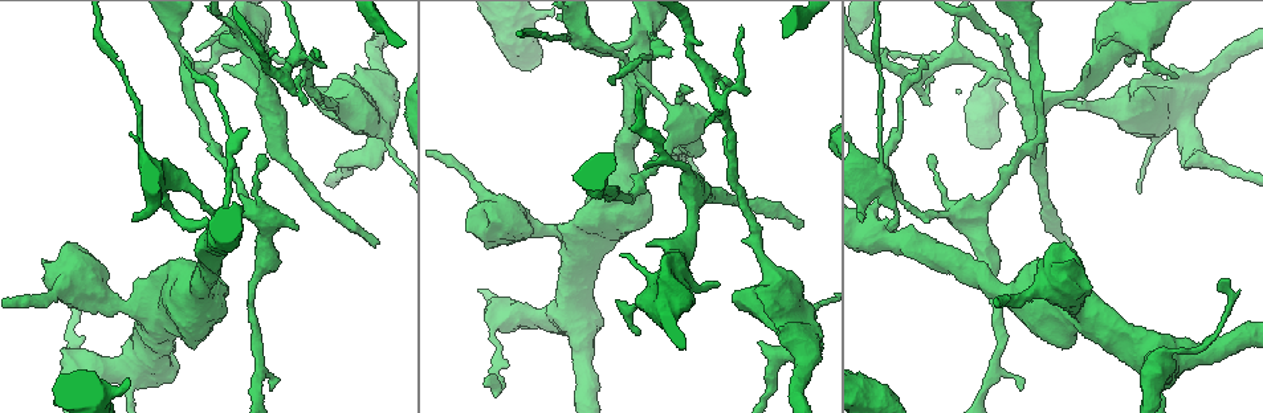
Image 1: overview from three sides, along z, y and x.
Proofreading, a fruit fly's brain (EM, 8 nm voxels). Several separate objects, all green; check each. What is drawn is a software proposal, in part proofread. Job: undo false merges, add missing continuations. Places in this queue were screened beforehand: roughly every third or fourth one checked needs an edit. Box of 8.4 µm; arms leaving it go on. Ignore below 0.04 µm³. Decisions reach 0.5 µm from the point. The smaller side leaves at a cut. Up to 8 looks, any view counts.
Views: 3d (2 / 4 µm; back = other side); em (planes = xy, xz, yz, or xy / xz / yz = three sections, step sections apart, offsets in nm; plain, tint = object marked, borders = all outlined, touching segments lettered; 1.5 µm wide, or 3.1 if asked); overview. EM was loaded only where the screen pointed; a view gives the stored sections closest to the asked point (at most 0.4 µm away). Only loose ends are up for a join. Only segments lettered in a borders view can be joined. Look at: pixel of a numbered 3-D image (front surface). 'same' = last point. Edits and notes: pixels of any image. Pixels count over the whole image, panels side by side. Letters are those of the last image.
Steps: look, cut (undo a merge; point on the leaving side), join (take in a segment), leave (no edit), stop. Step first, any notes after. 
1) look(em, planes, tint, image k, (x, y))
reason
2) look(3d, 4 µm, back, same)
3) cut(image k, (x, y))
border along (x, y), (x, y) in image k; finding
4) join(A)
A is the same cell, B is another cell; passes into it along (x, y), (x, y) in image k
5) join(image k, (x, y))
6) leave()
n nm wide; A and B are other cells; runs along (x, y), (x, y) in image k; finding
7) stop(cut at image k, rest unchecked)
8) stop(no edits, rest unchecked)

look(3d, 2 µm, image 1, (1219, 279))
thin end

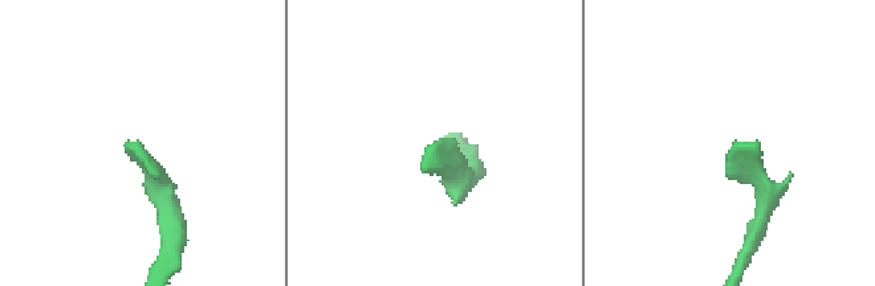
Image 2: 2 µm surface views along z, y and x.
look(em, planes, borders, image 2, (734, 144))

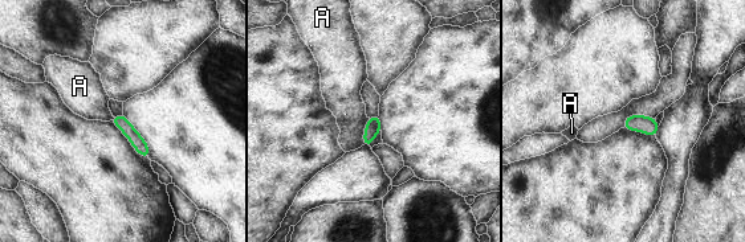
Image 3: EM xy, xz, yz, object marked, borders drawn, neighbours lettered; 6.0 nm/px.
leave()
A is another cell; runs along (115, 119), (134, 136), (146, 154) in image 3; no lettered segment goes on from it

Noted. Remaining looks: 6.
look(3d, 4 µm, image 1, (1186, 163))
an open end

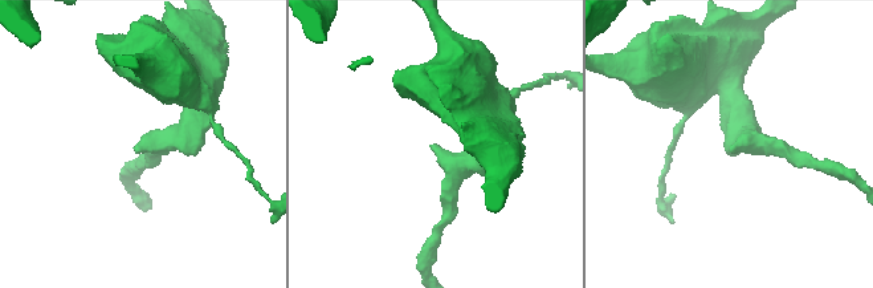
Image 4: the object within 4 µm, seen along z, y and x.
look(em, planes, borders, image 4, (136, 149))
arms of 220, 360 nm; shape alone is not enough

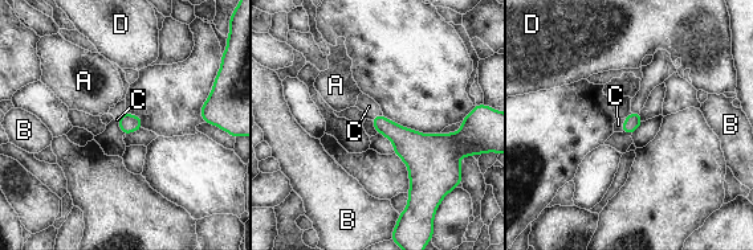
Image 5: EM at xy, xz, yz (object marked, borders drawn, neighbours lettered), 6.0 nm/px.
join(C)
C is the same cell, A, B and D are other cells; the neuron continues

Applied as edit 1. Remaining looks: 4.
look(overview)
see it whole again

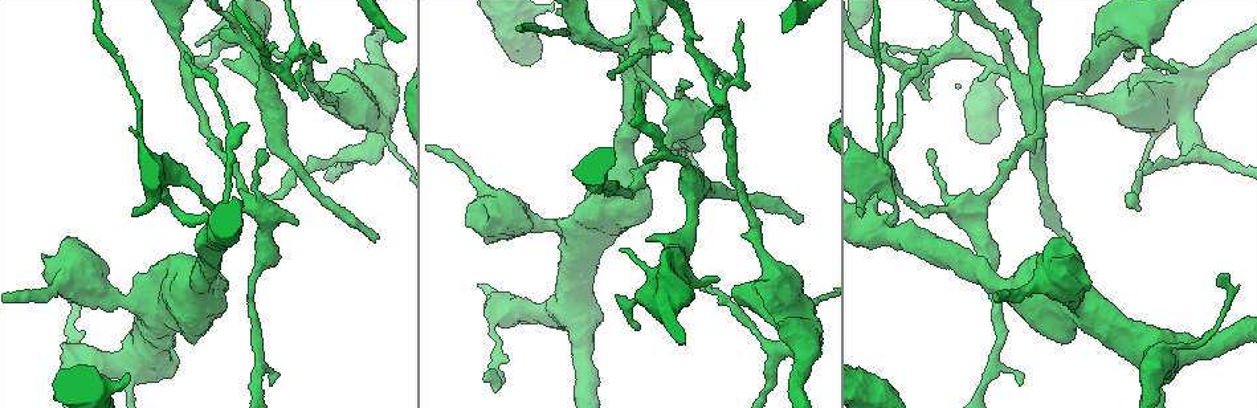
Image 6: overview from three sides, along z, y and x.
look(em, planes, borders, image 6, (1127, 205))
branch stops here

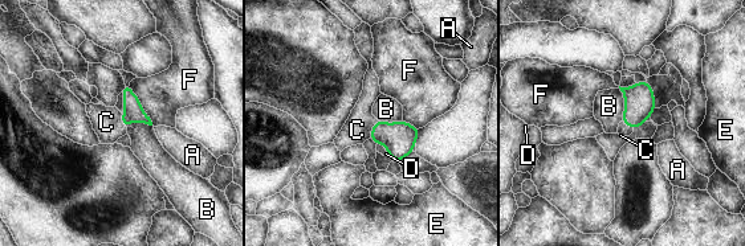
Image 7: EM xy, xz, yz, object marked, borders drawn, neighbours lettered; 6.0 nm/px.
join(C)
C is the same cell, A, B, D, E and F are other cells; it goes on there

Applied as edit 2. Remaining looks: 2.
stop(join at image 5, join at image 7, rest unchecked)

